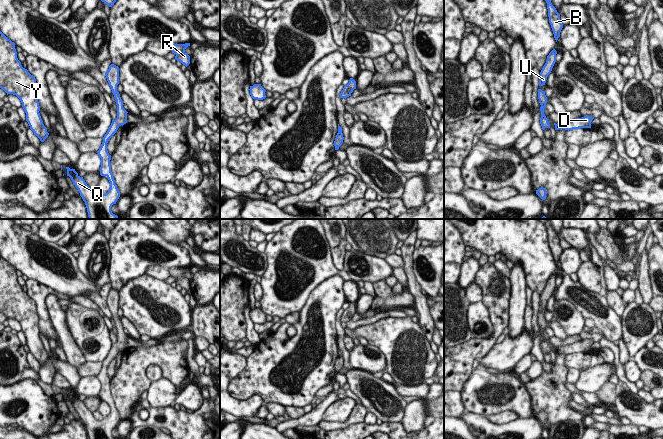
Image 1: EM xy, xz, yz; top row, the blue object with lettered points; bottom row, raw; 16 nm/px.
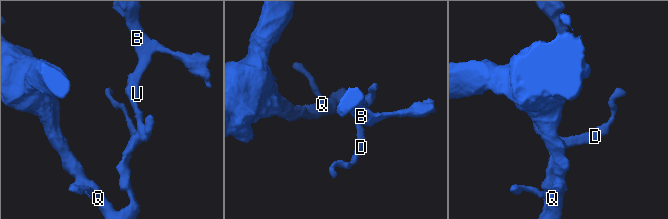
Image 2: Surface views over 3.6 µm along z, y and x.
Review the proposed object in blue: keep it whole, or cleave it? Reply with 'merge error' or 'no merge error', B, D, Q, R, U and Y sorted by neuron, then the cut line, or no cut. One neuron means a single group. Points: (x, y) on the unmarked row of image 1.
no merge error | B D Q R U Y | no cut

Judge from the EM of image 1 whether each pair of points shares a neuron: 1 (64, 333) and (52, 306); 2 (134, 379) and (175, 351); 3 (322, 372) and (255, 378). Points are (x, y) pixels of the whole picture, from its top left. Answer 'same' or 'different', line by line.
1: same
2: same
3: same

